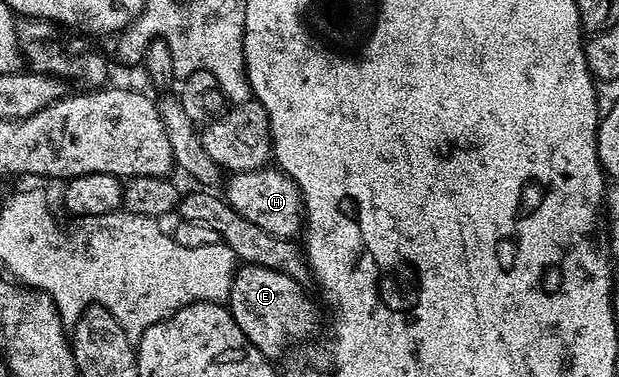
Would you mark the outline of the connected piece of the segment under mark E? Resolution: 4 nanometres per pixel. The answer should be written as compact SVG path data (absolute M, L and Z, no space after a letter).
M242 264L234 272L227 302L229 314L235 319L239 331L243 331L265 357L280 358L290 343L308 342L312 338L309 336L316 331L317 309L301 289L304 289L302 282L267 267Z

